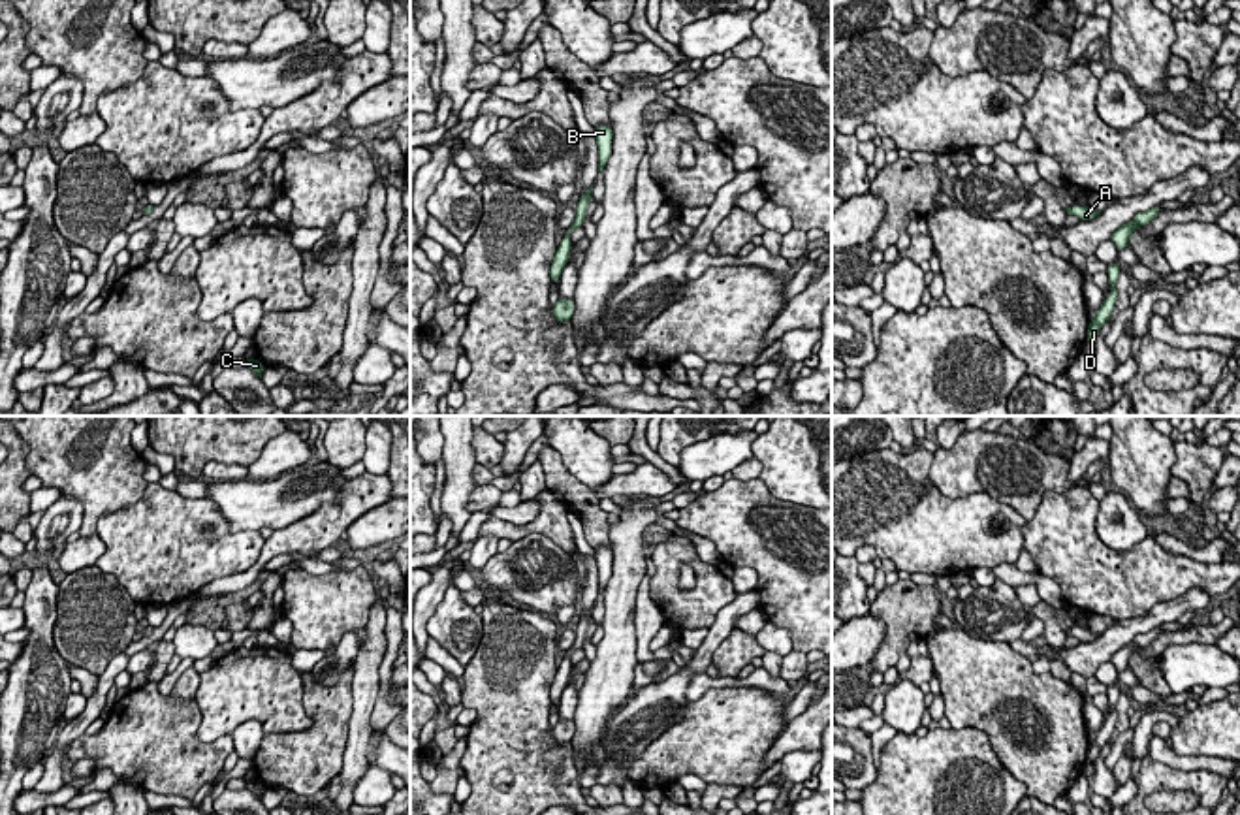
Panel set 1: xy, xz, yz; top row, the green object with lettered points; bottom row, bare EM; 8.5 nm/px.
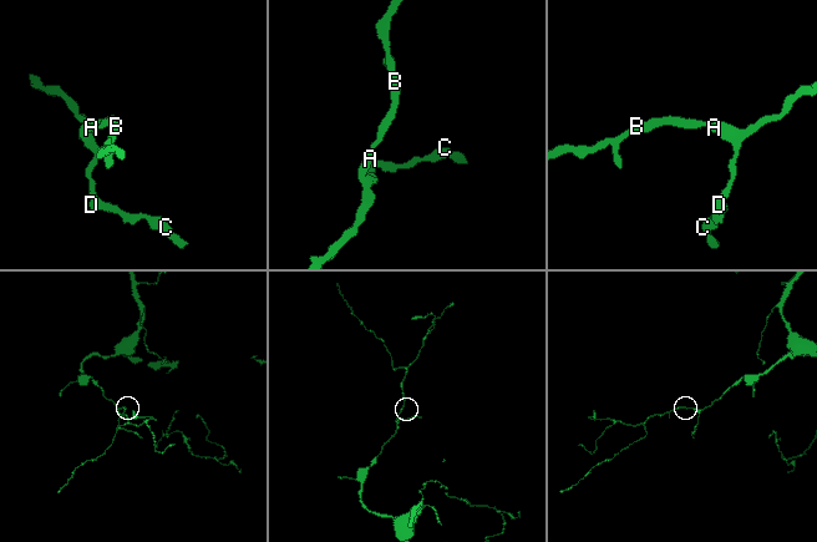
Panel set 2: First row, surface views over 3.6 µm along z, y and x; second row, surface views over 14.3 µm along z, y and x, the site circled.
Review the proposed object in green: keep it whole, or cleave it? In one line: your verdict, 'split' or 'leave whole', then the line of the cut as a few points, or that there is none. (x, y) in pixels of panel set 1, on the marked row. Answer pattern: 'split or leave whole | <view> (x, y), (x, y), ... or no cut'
leave whole | no cut

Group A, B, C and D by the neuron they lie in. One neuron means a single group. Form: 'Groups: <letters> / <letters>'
Groups: A B C D

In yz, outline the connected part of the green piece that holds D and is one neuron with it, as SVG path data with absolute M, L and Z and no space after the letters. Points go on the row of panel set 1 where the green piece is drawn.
M1110 264L1106 269L1108 282L1112 284L1110 296L1105 299L1103 307L1095 311L1095 318L1088 324L1088 341L1095 341L1099 335L1101 328L1110 320L1116 297L1118 297L1118 275L1120 275L1120 264Z

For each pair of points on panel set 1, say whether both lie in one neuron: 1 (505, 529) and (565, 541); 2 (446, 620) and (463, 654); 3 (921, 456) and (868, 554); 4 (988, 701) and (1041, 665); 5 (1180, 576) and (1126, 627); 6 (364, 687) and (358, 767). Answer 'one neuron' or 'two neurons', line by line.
1: one neuron
2: one neuron
3: two neurons
4: two neurons
5: two neurons
6: one neuron

